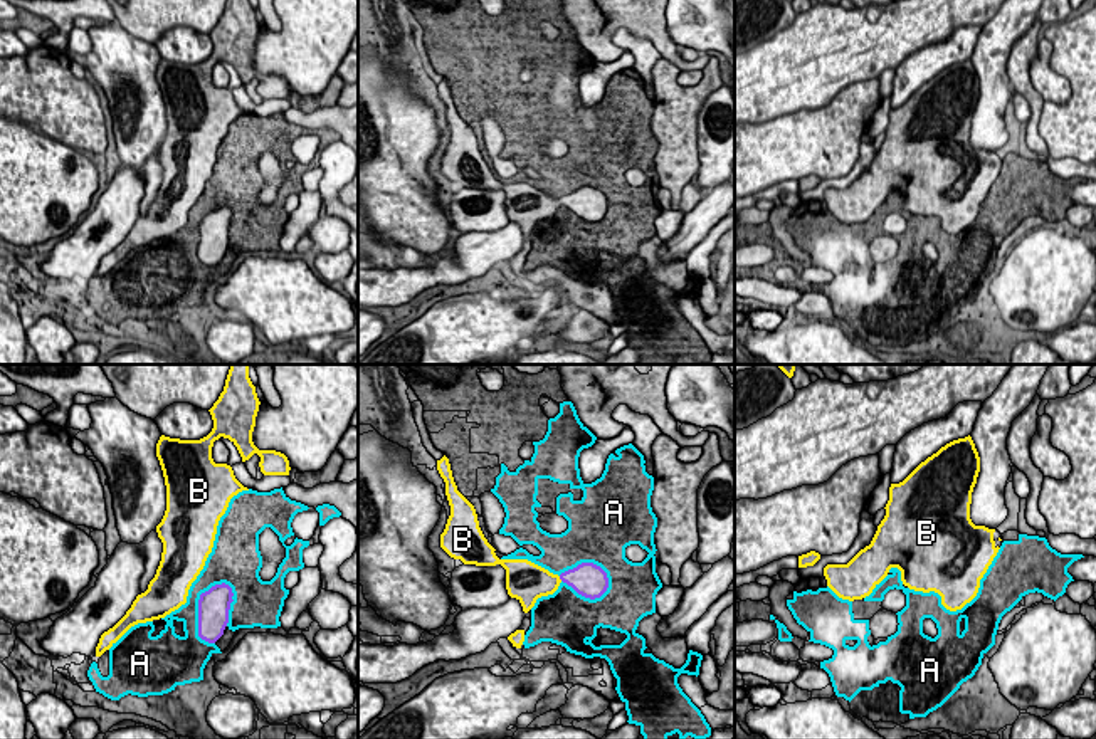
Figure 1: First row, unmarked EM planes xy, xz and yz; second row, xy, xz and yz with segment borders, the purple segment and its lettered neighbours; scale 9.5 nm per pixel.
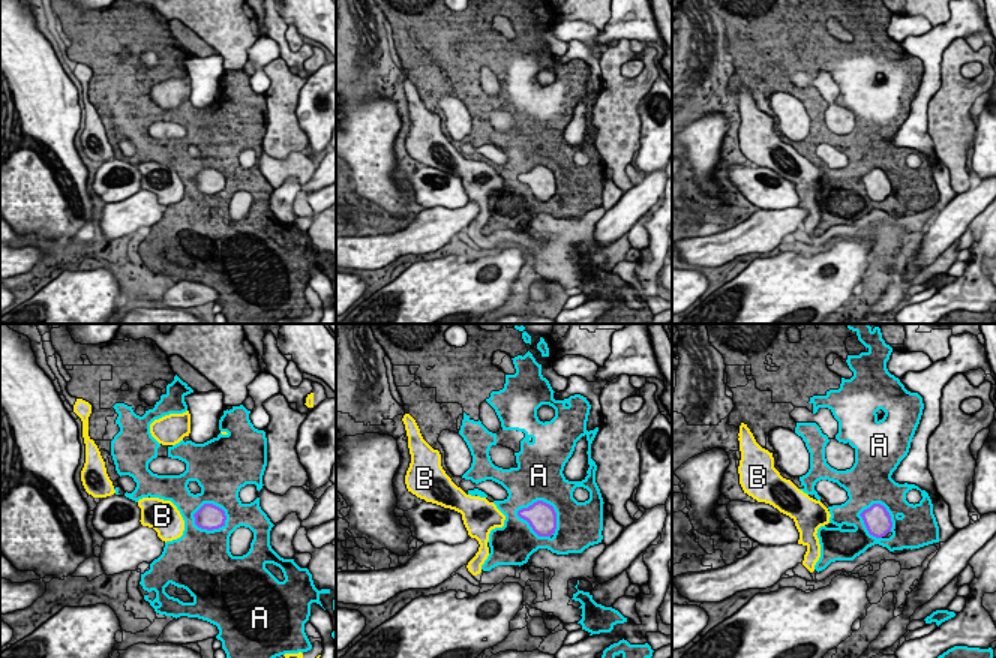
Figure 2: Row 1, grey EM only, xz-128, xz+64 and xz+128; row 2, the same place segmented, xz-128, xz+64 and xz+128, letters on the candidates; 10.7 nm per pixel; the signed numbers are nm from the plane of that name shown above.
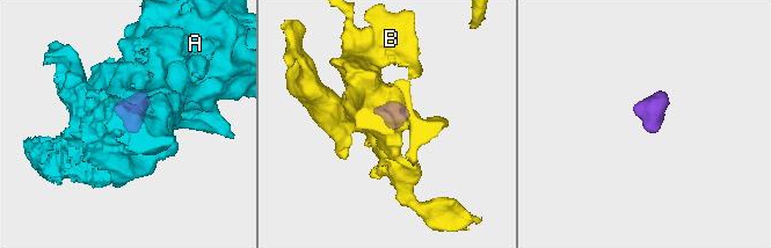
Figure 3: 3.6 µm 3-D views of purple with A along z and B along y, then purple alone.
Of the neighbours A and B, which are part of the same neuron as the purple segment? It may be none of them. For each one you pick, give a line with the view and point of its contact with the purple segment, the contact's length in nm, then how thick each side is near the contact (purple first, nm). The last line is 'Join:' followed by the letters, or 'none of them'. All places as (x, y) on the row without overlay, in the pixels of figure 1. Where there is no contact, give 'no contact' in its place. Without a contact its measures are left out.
B: meets purple in xz at (560, 202); contact 60 nm long; 300 nm thick on the purple side, 320 nm on the other
Join: B

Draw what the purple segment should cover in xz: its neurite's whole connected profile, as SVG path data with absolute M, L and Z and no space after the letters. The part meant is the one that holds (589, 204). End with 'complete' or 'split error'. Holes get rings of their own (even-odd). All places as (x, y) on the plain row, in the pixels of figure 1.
M445 79L437 84L437 94L445 106L451 129L451 139L440 158L440 171L464 188L501 188L506 193L508 218L521 227L524 237L535 230L538 222L553 218L561 205L590 223L607 215L607 197L593 186L582 186L558 200L528 183L499 183L479 151L474 129L457 114Z; split error

